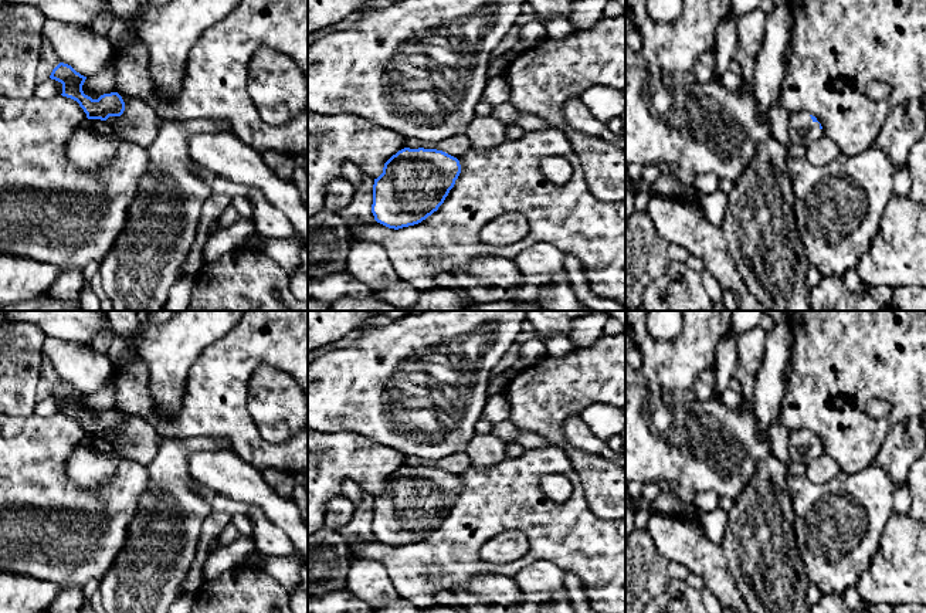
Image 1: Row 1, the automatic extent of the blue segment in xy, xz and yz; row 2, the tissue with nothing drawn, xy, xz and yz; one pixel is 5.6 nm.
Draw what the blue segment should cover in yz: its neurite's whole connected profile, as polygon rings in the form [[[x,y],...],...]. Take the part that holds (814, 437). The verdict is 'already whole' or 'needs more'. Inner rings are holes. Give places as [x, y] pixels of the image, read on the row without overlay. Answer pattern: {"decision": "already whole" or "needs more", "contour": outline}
{"decision": "needs more", "contour": [[[796,430],[790,433],[788,454],[793,463],[805,465],[824,454],[824,448],[815,434]]]}

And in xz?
{"decision": "already whole", "contour": [[[398,468],[374,497],[374,538],[394,548],[421,541],[444,521],[459,491],[459,478],[442,468]]]}

